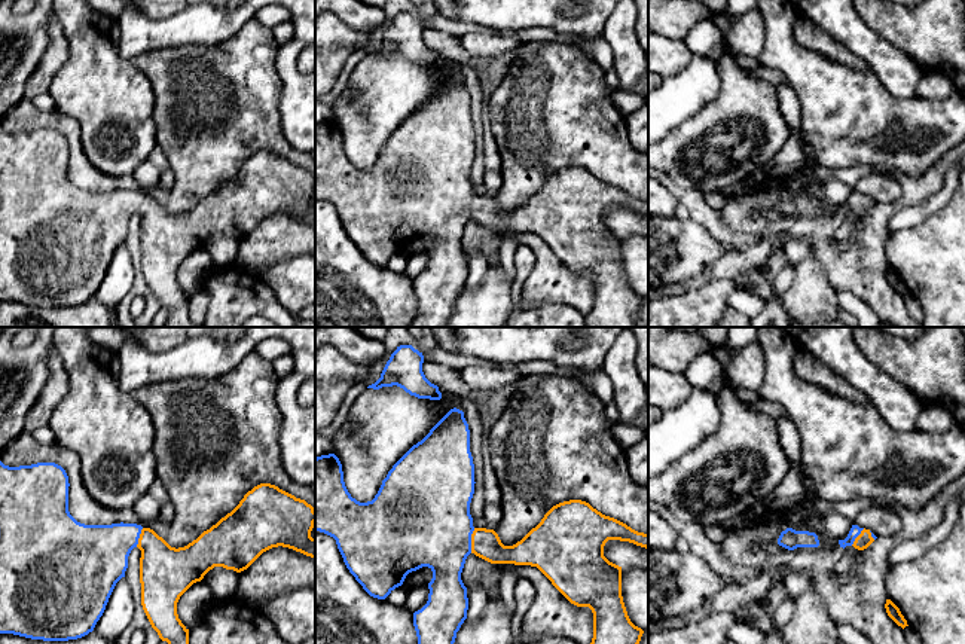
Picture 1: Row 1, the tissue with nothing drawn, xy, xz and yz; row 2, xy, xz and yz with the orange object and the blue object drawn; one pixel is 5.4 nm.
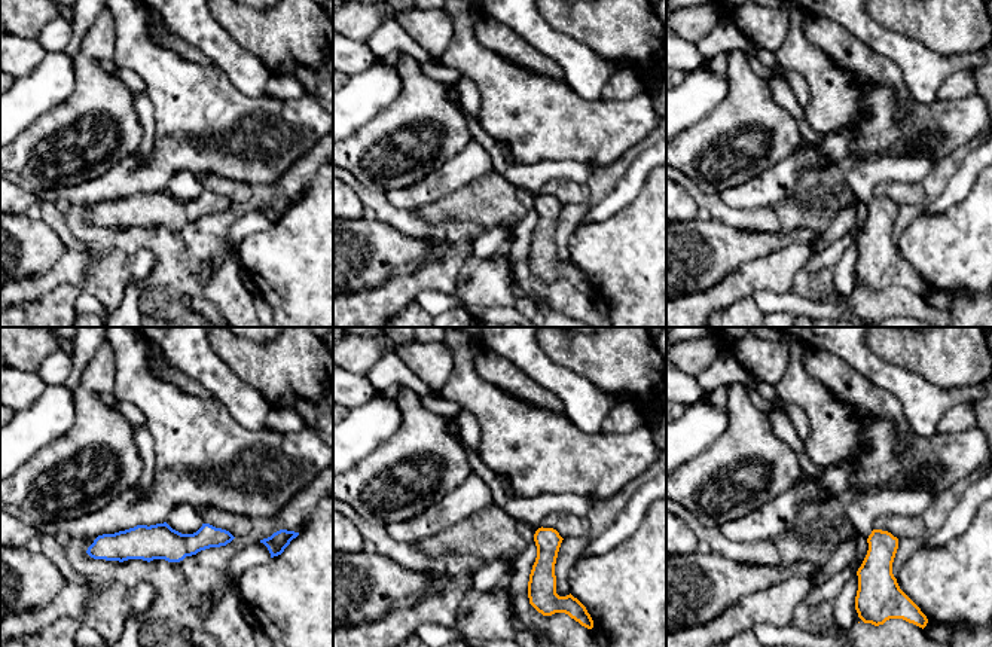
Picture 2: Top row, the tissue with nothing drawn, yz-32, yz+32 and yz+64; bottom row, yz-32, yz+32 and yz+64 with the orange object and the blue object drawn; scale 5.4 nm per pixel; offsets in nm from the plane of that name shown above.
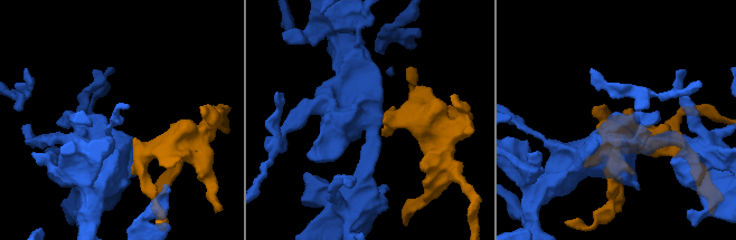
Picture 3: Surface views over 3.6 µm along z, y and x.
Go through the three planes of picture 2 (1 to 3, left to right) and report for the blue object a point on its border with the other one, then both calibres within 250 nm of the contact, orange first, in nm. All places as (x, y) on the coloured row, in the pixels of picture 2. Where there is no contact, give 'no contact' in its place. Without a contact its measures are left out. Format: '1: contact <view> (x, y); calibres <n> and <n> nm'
1: no contact
2: no contact
3: no contact

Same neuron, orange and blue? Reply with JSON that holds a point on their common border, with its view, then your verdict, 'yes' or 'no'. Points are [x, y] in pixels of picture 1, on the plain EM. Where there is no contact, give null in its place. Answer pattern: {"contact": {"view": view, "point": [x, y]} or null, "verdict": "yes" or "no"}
{"contact": {"view": "xz", "point": [472, 207]}, "verdict": "yes"}

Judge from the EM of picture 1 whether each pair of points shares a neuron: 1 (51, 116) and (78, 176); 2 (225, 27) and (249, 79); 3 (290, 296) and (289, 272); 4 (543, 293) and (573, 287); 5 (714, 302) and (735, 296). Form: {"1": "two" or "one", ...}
{"1": "one", "2": "two", "3": "one", "4": "one", "5": "two"}

